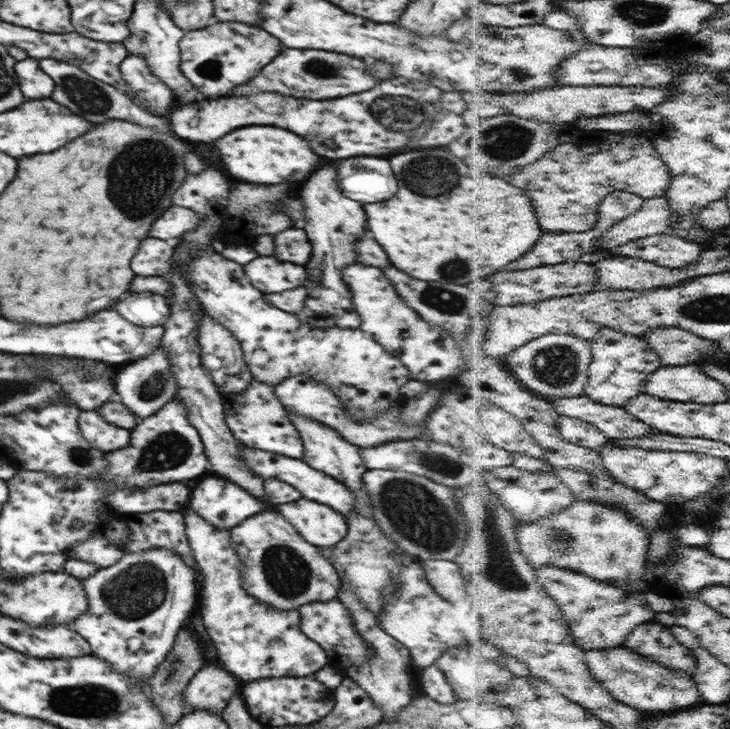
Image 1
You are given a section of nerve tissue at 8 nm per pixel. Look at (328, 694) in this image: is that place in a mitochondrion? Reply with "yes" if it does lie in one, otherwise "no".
no

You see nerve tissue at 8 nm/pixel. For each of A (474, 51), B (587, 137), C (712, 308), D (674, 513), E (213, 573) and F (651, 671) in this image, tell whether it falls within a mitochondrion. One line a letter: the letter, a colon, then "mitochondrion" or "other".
A: other
B: other
C: mitochondrion
D: other
E: other
F: other

